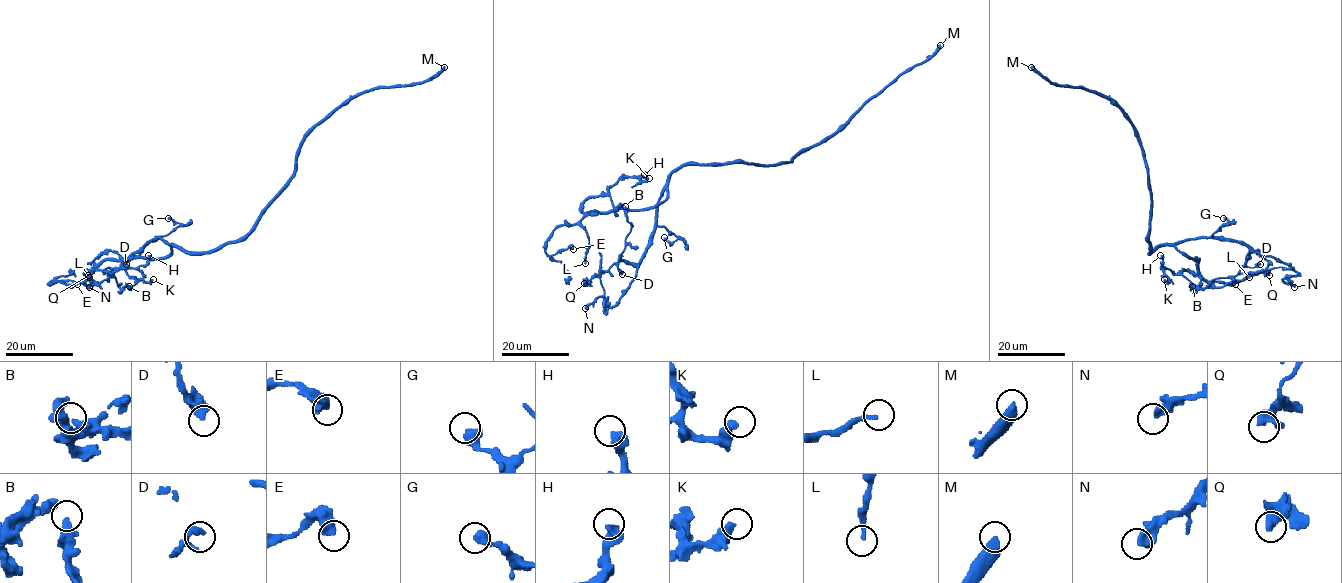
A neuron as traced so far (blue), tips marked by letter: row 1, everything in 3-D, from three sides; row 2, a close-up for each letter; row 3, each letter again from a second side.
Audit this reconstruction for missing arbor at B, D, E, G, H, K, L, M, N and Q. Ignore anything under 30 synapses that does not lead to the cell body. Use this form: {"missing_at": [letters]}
{"missing_at": ["L"]}

